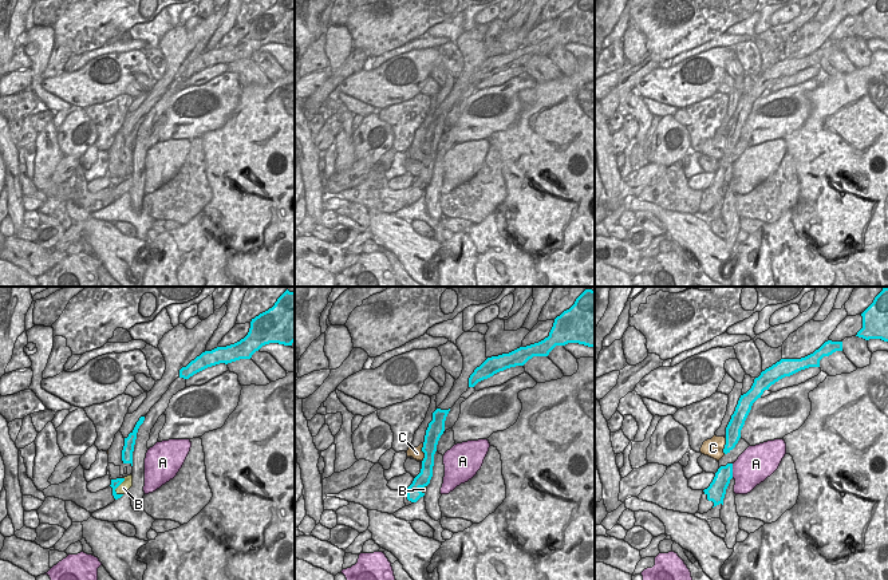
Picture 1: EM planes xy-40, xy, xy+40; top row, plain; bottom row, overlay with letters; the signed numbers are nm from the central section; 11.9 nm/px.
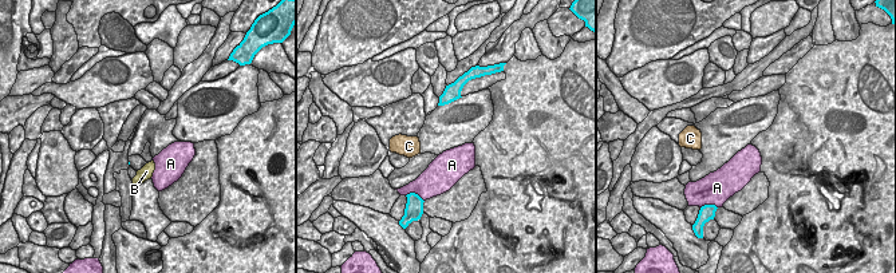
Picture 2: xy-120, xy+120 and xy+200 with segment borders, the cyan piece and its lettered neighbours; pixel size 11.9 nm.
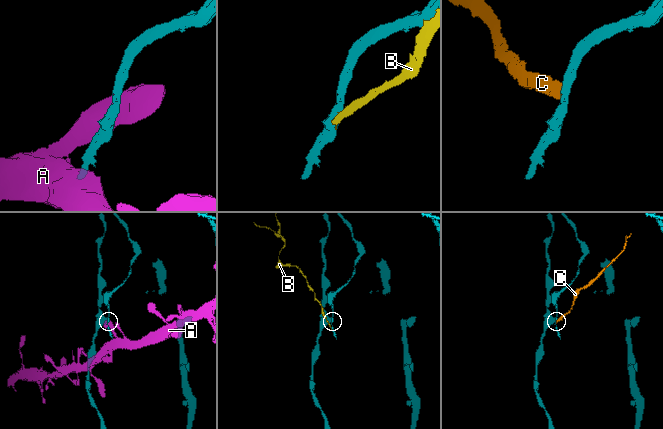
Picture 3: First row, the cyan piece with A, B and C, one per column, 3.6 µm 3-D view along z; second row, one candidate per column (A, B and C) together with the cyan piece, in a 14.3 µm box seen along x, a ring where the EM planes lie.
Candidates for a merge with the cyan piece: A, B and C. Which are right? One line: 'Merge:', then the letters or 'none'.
Merge: none

